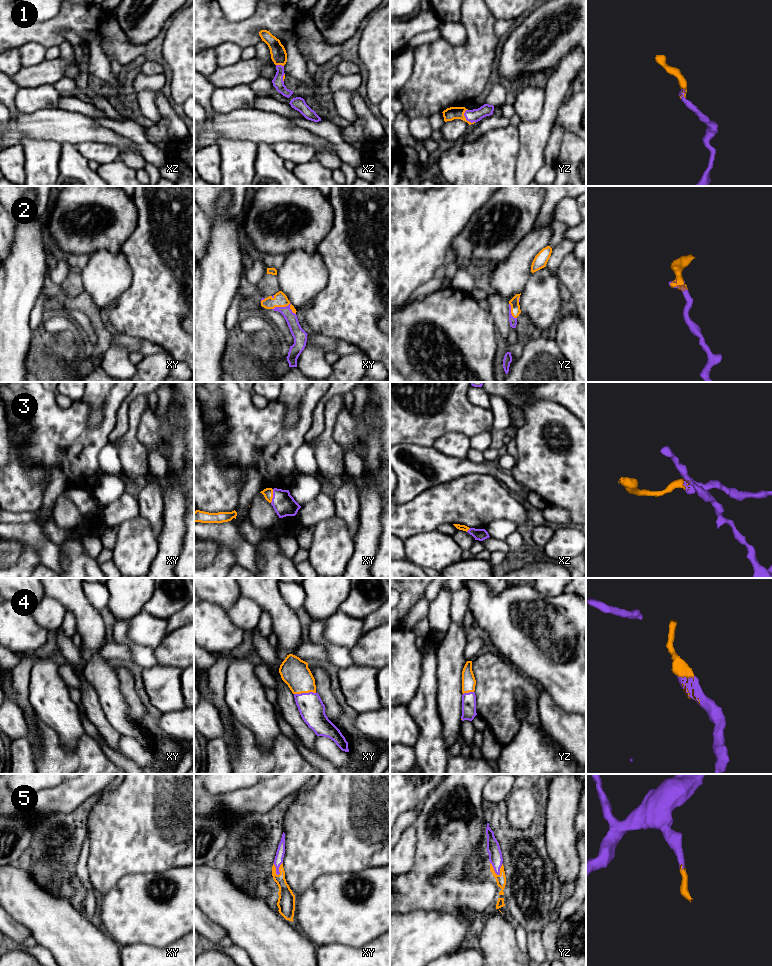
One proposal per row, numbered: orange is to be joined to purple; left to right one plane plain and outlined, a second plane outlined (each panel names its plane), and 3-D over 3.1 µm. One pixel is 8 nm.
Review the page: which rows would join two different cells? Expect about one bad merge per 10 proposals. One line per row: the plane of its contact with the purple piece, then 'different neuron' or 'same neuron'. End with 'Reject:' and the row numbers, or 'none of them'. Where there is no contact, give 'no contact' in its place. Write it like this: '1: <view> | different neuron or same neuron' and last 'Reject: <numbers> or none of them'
1: yz | same neuron
2: xy | same neuron
3: xy | same neuron
4: xy | same neuron
5: yz | same neuron
Reject: none of them

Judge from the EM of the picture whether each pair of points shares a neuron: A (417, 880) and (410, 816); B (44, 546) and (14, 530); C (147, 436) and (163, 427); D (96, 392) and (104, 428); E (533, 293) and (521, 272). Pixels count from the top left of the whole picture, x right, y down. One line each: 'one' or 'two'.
A: two
B: one
C: one
D: two
E: two

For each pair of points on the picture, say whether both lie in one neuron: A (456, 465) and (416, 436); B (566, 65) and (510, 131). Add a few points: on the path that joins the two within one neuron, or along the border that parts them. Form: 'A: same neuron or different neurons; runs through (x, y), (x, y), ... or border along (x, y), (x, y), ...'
A: different neurons; border along (407, 443), (432, 446)
B: different neurons; border along (516, 126), (519, 132), (520, 149)

